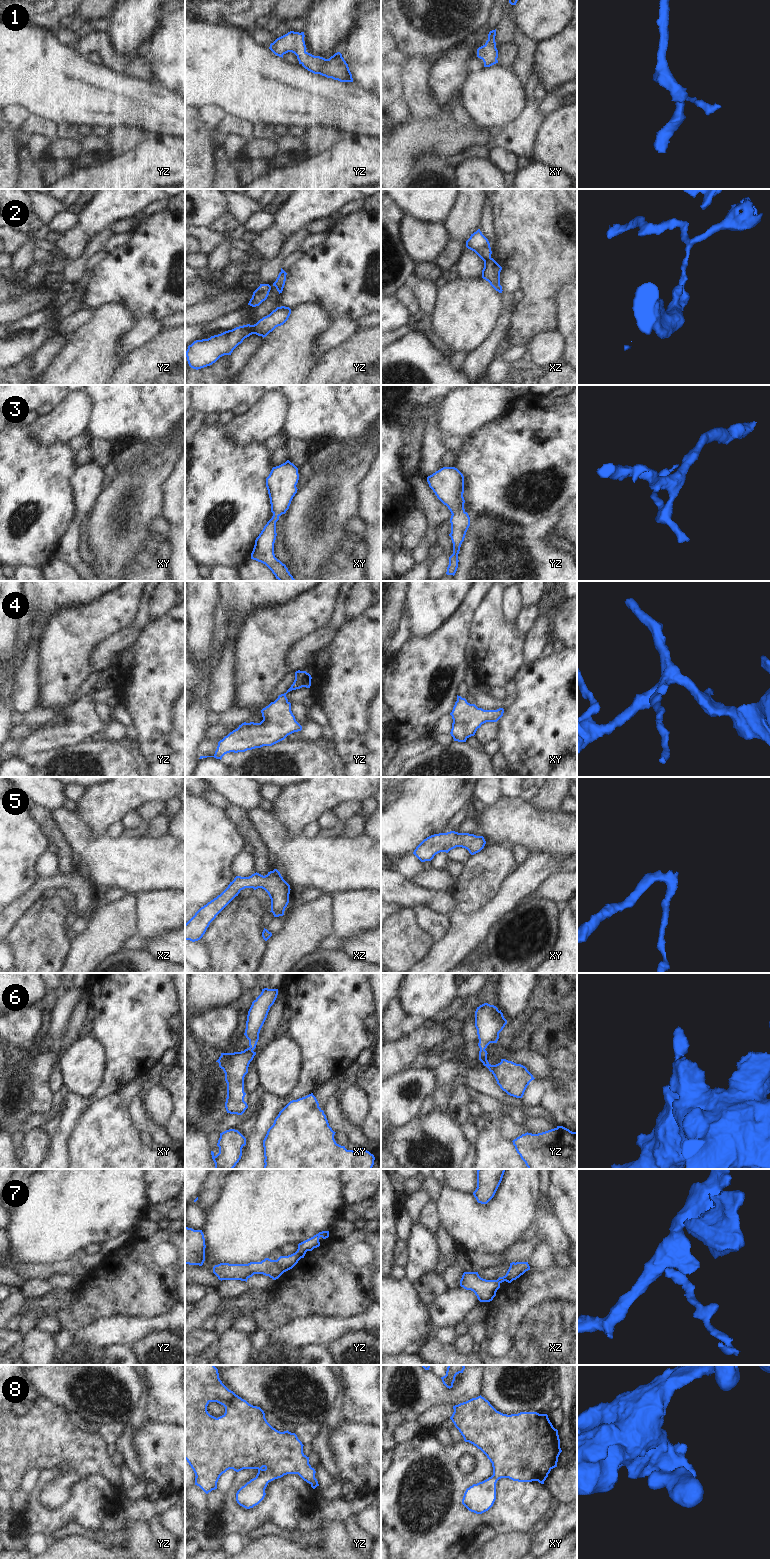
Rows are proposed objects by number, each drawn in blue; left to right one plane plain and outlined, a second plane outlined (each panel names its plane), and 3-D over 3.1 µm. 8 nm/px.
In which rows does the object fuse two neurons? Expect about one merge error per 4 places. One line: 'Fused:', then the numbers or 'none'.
Fused: 2, 7

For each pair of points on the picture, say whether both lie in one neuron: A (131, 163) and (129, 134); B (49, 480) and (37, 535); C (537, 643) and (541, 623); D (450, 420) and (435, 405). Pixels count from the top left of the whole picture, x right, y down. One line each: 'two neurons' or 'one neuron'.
A: two neurons
B: one neuron
C: one neuron
D: two neurons

